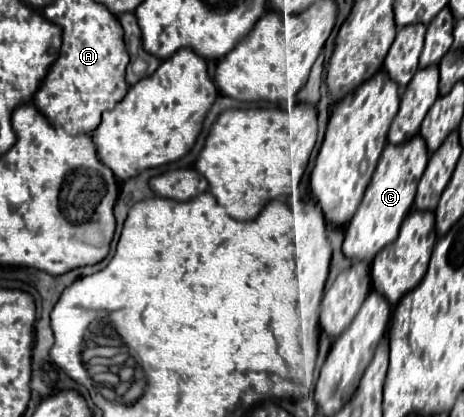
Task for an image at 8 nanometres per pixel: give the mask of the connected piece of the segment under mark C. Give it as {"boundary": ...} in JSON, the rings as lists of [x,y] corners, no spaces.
{"boundary":[[[415,135],[409,141],[399,143],[399,145],[391,145],[391,143],[385,145],[379,157],[377,169],[373,173],[373,179],[363,195],[363,201],[359,209],[355,211],[353,219],[345,225],[345,241],[343,241],[345,257],[365,259],[367,263],[371,263],[377,251],[381,251],[387,243],[395,241],[401,221],[413,207],[413,197],[417,191],[419,175],[423,175],[427,161],[429,161],[429,151],[421,135]]]}

